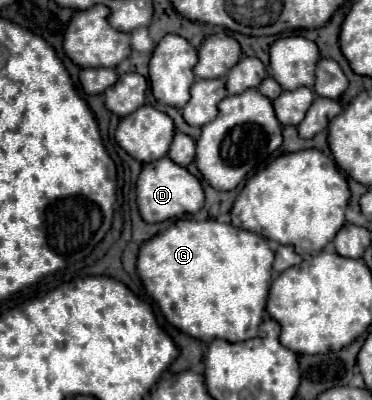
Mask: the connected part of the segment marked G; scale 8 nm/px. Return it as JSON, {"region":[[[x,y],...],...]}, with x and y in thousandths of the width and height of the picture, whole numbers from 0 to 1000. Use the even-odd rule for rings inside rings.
{"region":[[[478,550],[452,575],[382,610],[366,670],[392,730],[462,815],[548,855],[575,845],[651,855],[694,835],[731,700],[731,655],[737,630],[726,625],[720,600],[683,580],[629,570],[624,560],[597,560],[586,550]]]}

